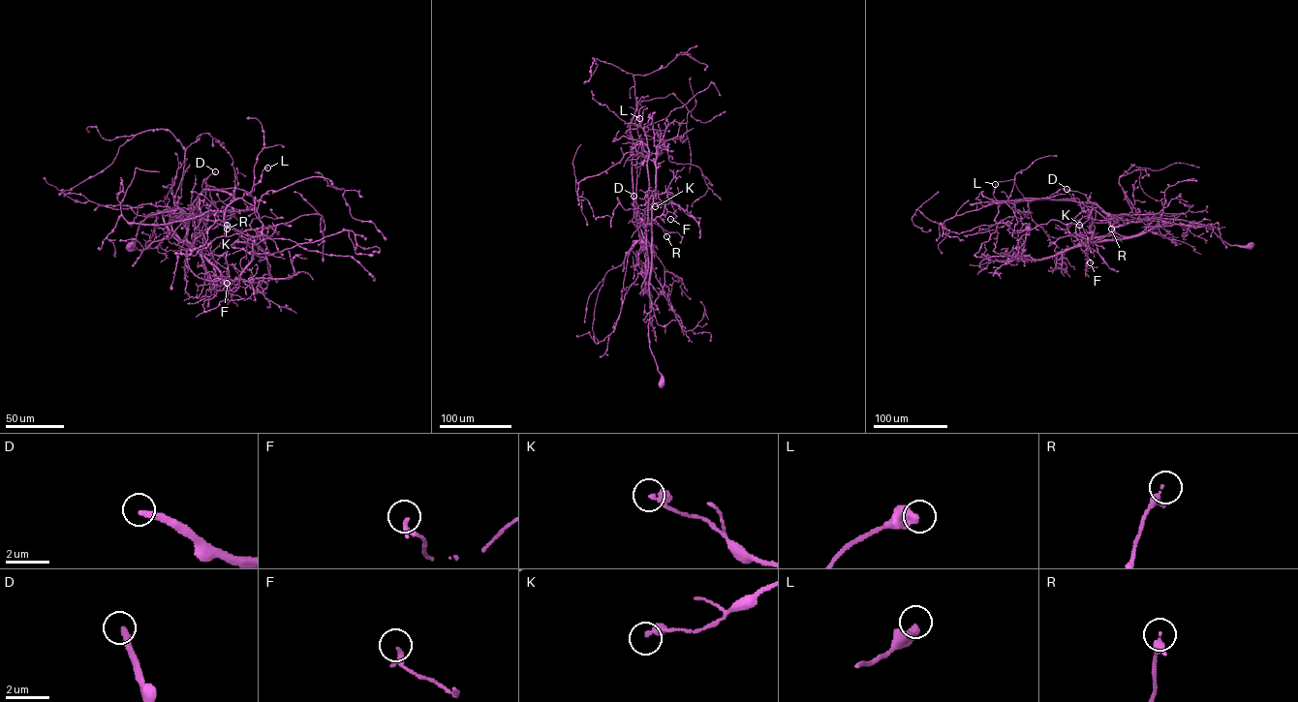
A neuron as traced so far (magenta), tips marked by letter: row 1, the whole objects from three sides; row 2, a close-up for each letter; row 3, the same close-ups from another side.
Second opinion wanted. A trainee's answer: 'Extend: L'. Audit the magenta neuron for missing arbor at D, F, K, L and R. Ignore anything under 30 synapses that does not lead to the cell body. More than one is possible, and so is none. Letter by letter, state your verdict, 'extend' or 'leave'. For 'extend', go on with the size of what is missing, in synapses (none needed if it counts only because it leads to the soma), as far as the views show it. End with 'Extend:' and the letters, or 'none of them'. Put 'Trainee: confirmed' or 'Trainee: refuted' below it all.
D: extend; about 45 synapses
F: leave
K: leave
L: leave
R: leave
Extend: D
Trainee: refuted

